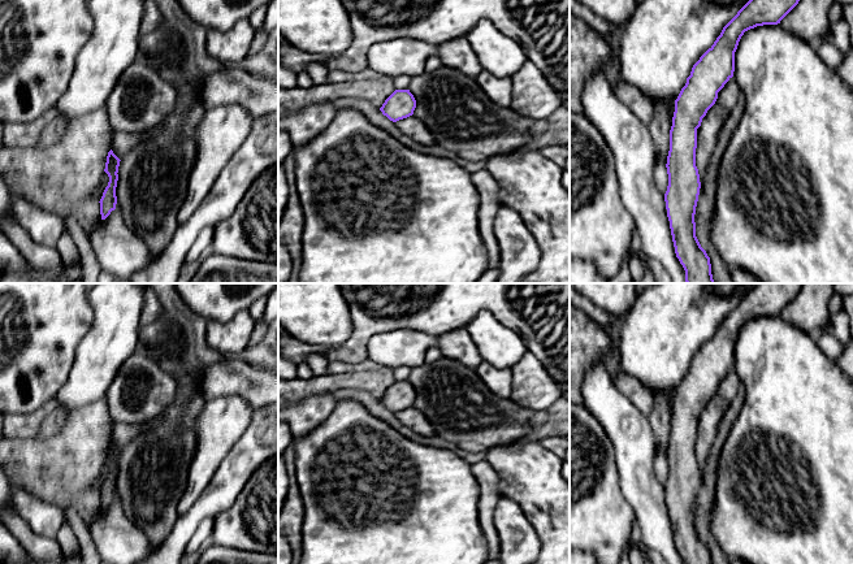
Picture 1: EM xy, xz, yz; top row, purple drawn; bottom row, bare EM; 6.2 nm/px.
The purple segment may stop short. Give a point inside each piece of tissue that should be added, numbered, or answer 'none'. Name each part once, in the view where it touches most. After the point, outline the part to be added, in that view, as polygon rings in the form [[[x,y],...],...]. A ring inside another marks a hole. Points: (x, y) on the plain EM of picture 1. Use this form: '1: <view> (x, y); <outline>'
1: yz (728, 387); [[[732,368],[718,383],[715,395],[707,402],[701,417],[697,420],[696,457],[698,460],[701,477],[722,418],[731,402],[741,394],[740,387],[741,381]]]

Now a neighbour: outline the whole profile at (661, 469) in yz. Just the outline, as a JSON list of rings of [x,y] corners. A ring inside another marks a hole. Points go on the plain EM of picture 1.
[[[657,444],[654,456],[654,474],[658,482],[664,486],[668,477],[668,465],[666,456],[657,448]]]

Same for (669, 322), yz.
[[[653,283],[637,299],[619,330],[618,372],[637,378],[650,392],[675,392],[693,356],[714,335],[723,318],[754,287],[739,283],[731,296],[707,294],[705,283]]]

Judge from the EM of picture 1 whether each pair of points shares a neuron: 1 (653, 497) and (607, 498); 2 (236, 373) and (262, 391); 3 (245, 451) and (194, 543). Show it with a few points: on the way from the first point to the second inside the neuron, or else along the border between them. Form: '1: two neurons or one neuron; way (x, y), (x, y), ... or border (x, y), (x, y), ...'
1: two neurons; border (618, 468), (619, 489), (636, 519)
2: one neuron; way (242, 378), (255, 385)
3: two neurons; border (211, 516), (199, 524), (189, 541)

